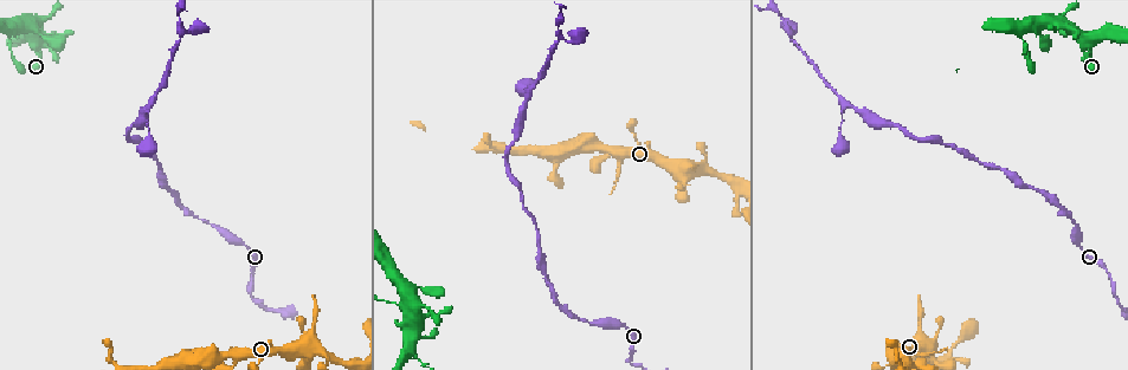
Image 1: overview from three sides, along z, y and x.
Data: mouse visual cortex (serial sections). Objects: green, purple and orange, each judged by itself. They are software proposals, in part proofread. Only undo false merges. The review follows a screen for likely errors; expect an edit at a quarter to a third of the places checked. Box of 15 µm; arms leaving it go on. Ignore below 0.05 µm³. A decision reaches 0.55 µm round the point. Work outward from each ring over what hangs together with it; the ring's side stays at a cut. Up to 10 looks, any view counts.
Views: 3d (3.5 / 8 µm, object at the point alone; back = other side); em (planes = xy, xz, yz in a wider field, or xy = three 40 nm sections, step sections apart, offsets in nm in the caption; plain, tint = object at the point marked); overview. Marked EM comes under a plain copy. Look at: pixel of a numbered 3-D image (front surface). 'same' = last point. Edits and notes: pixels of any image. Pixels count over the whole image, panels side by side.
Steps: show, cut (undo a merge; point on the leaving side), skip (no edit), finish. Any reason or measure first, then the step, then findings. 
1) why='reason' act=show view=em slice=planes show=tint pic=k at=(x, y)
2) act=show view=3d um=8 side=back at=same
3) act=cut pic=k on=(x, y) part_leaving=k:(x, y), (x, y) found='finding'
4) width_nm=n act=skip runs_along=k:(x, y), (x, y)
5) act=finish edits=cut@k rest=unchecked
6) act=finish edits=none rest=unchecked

why='small branch off a trunk' act=show view=em slice=xy step=2 show=tint pic=1 at=(411, 305)

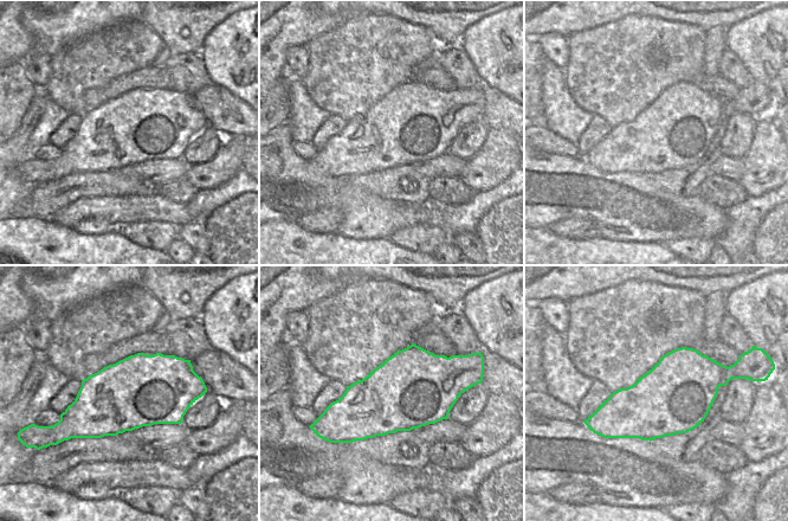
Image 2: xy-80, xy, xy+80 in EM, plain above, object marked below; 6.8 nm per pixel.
act=show view=3d um=3.5 at=same

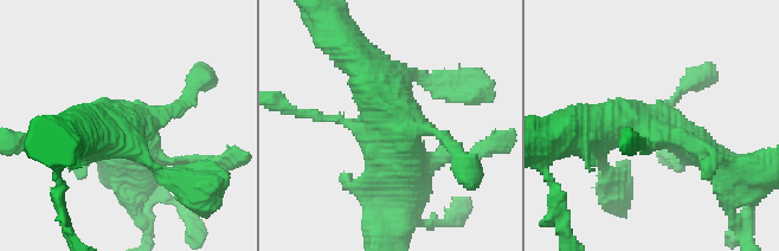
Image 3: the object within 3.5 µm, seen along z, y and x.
width_nm=550 act=skip runs_along=3:(404, 184), (400, 132), (353, 53) found='all the same cell'

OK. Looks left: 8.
why='branch point' act=show view=3d um=3.5 side=back pic=1 at=(848, 102)

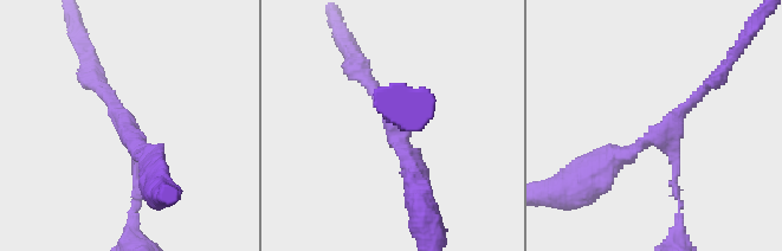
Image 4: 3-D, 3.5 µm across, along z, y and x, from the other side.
why='shape alone is not enough' act=show view=em slice=xy step=5 show=tint pic=4 at=(388, 124)

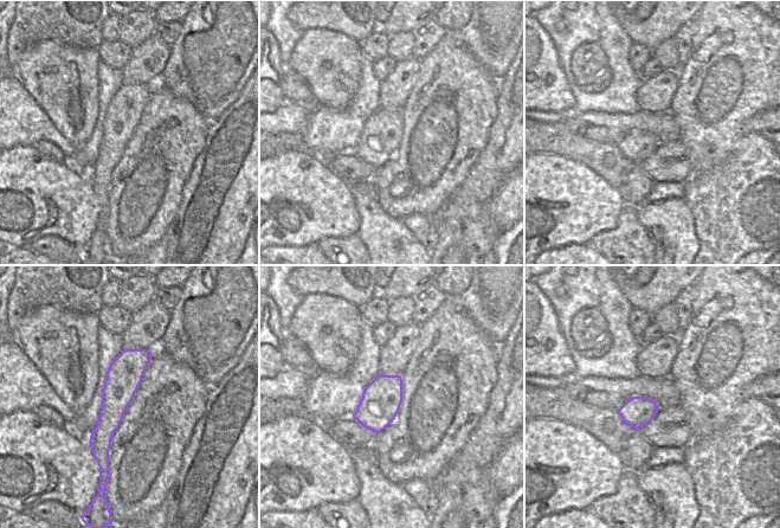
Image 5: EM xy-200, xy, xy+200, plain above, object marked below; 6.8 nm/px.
arms=3 act=skip runs_along=5:(142, 352), (102, 433), (103, 467) found='all the same cell'

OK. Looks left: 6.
why='narrows sharply' act=show view=3d um=8 pic=1 at=(182, 33)

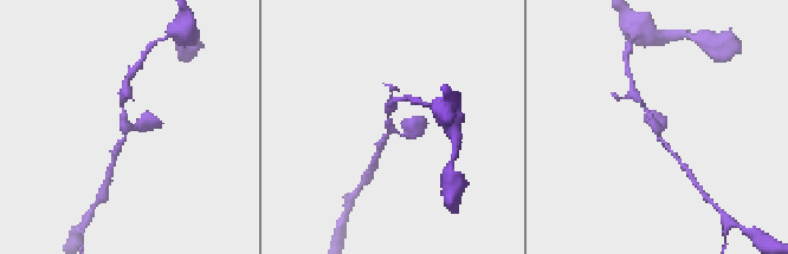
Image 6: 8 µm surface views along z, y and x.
arms=3 arm_widths_nm=150,150,400 why='shape alone is not enough' act=show view=em slice=xy step=5 show=tint pic=6 at=(657, 126)

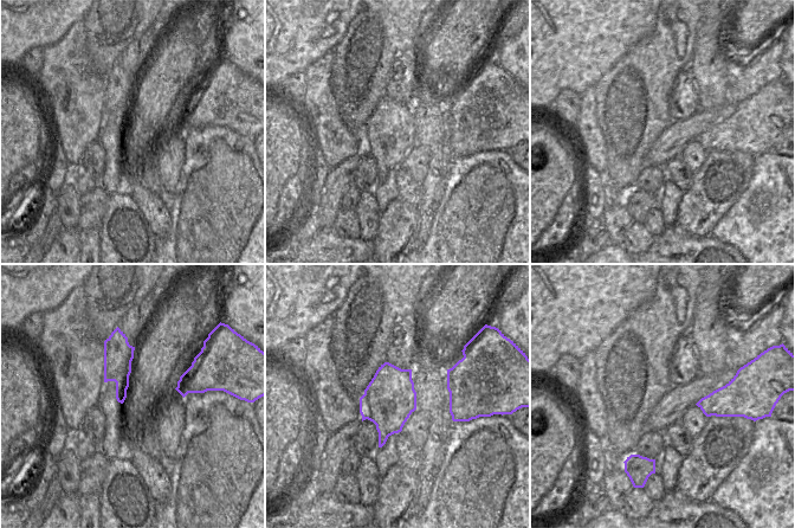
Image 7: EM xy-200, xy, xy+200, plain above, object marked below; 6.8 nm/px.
act=skip runs_along=6:(116, 152), (126, 128), (150, 119) found='continuous, no second cell'

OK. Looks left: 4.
why='abrupt turn' act=show view=3d um=3.5 pic=1 at=(913, 359)

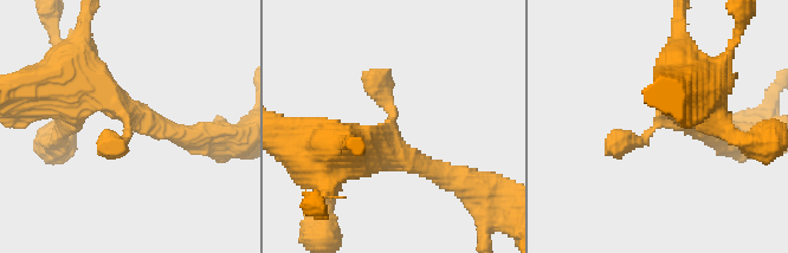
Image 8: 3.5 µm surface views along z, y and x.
act=show view=em slice=xy step=5 show=tint pic=8 at=(395, 133)

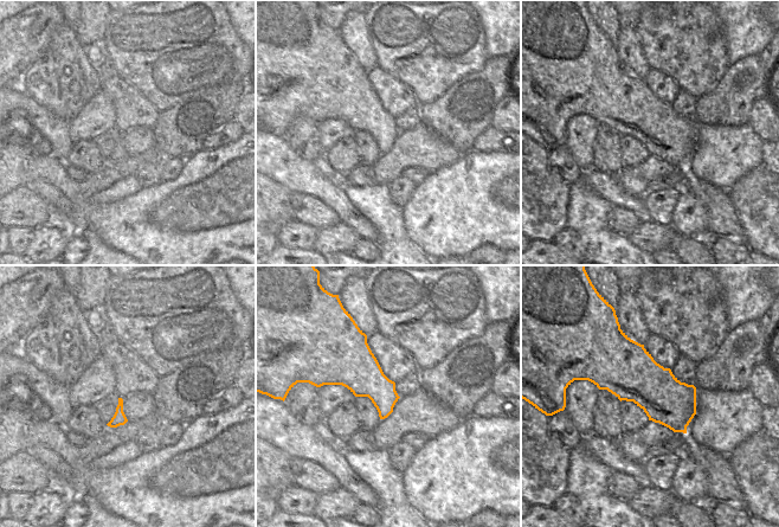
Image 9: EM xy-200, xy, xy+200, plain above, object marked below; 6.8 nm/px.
act=skip found='all the same cell'

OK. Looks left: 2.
act=finish edits=none rest=unchecked

